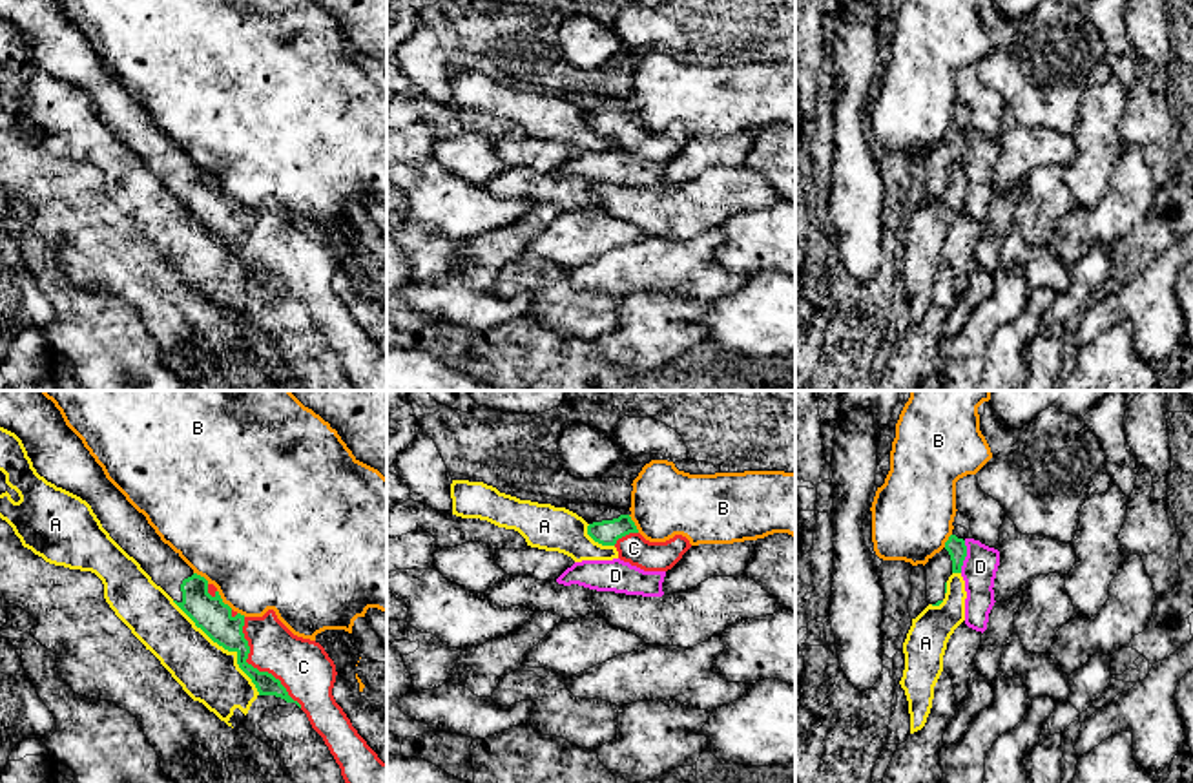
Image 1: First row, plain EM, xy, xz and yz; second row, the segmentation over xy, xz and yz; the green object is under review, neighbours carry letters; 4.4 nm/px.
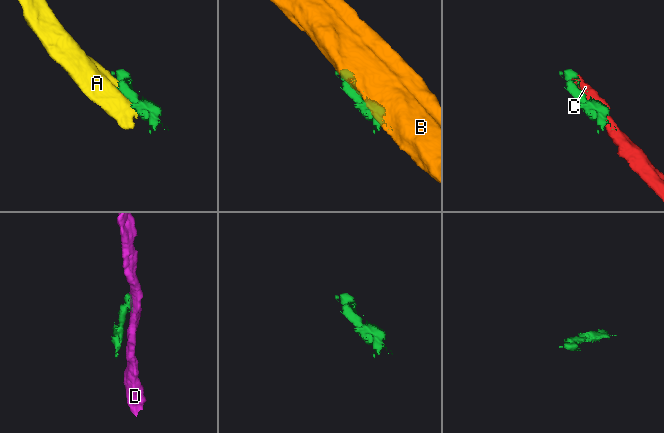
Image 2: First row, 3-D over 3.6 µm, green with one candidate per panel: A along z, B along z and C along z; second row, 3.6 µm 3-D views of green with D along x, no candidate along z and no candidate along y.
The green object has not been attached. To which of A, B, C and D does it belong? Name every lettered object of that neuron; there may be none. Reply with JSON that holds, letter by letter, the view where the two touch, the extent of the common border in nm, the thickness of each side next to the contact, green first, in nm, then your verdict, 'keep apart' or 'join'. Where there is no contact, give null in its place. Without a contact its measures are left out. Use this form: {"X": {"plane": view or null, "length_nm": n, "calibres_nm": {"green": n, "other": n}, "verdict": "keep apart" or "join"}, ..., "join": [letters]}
{"A": {"plane": "xy", "length_nm": 550, "calibres_nm": {"green": 160, "other": 260}, "verdict": "keep apart"}, "B": {"plane": "xy", "length_nm": 110, "calibres_nm": {"green": 160, "other": 460}, "verdict": "keep apart"}, "C": {"plane": "xy", "length_nm": 480, "calibres_nm": {"green": 140, "other": 240}, "verdict": "join"}, "D": {"plane": "yz", "length_nm": 150, "calibres_nm": {"green": 90, "other": 150}, "verdict": "keep apart"}, "join": ["C"]}

